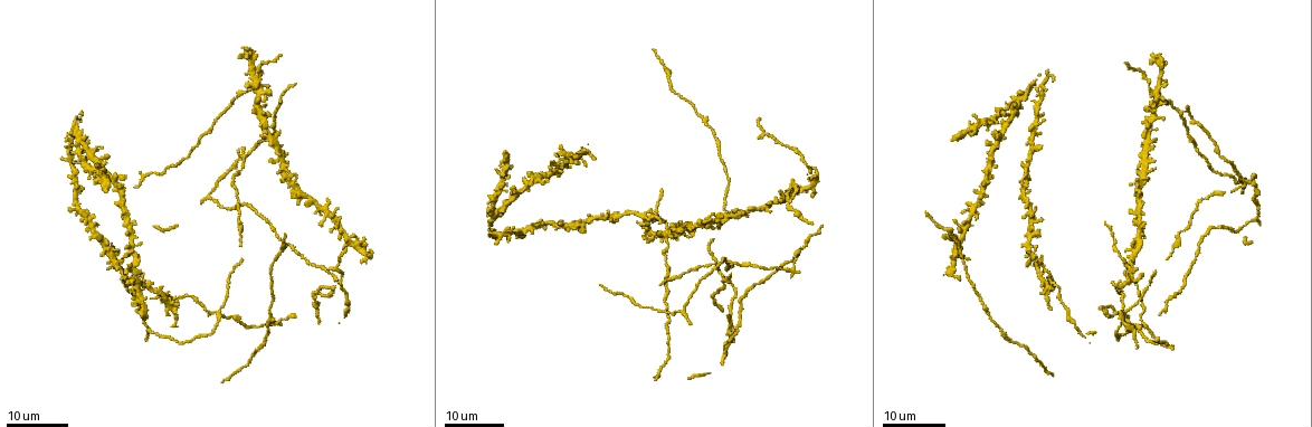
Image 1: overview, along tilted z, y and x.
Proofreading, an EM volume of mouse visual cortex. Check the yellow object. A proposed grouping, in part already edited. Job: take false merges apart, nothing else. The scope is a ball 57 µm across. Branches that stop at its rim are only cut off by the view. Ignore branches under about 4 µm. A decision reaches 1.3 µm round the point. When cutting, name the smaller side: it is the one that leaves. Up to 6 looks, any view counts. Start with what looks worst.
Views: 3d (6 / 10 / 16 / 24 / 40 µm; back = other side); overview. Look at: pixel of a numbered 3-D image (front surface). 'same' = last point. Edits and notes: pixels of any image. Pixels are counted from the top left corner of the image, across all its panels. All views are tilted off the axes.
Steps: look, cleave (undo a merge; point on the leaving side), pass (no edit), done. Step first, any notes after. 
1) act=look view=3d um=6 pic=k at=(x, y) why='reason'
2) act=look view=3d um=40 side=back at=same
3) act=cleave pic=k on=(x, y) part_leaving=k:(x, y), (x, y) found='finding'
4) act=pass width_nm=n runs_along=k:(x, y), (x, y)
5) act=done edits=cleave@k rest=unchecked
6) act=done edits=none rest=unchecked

act=look view=3d um=24 pic=1 at=(221, 312) why='four-way junction'

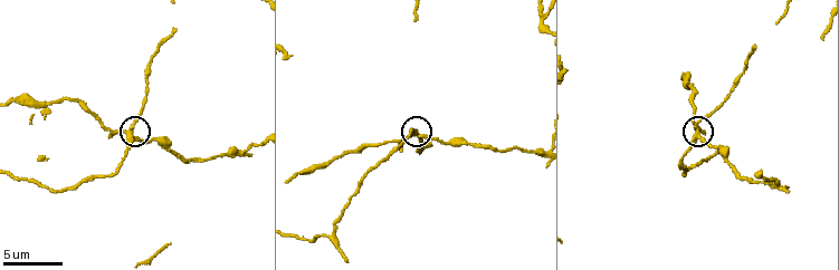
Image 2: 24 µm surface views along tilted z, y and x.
act=look view=3d um=10 pic=2 at=(699, 132)

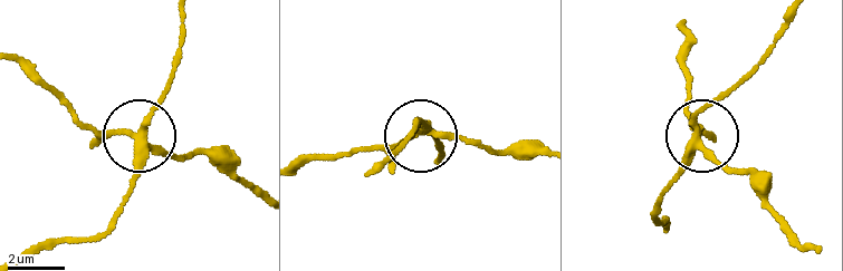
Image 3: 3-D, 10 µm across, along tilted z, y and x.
act=cleave pic=3 on=(173, 155) part_leaving=3:(141, 146), (213, 152), (261, 189) found='two cells meet here'

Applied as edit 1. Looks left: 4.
act=look view=overview

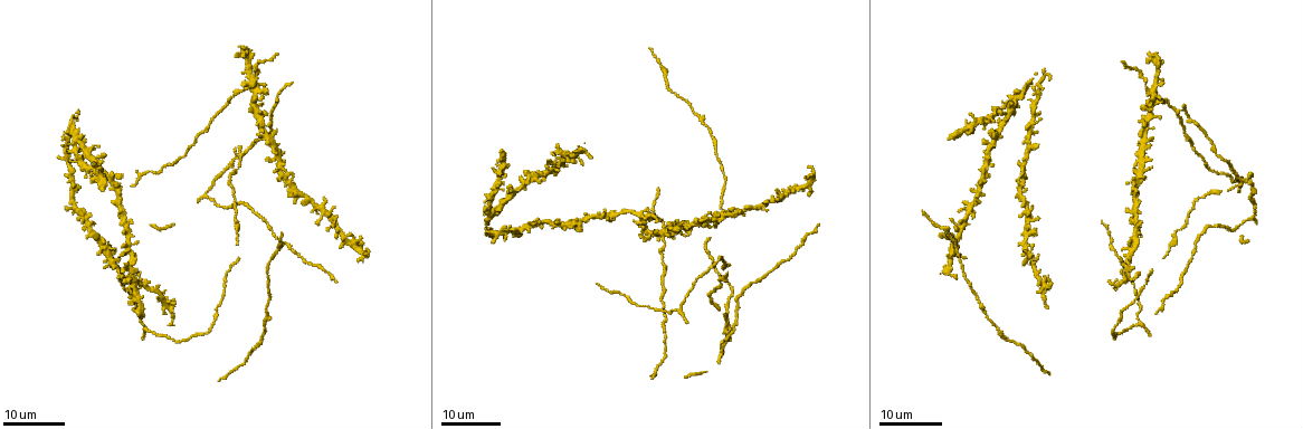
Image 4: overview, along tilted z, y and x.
act=look view=3d um=16 pic=4 at=(653, 217) why='four-way junction'

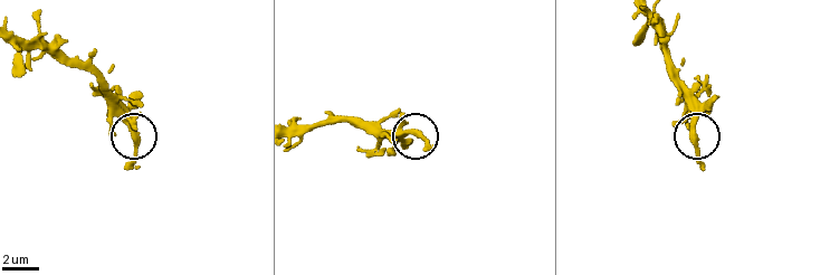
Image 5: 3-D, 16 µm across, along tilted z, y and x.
act=look view=3d um=10 pic=5 at=(410, 131) why='zoom in'

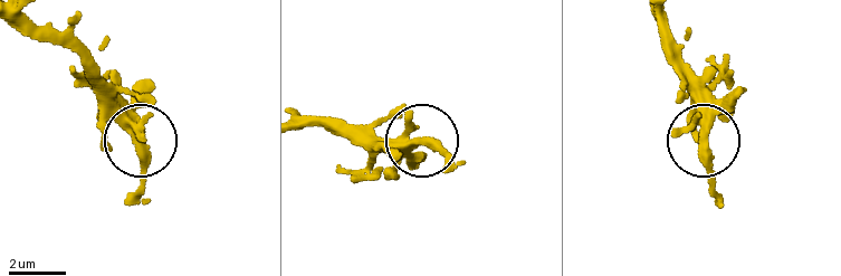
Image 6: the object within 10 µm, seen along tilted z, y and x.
act=pass width_nm=330 found='one cell here'

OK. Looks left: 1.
act=done edits=cleave@3 rest=unchecked

